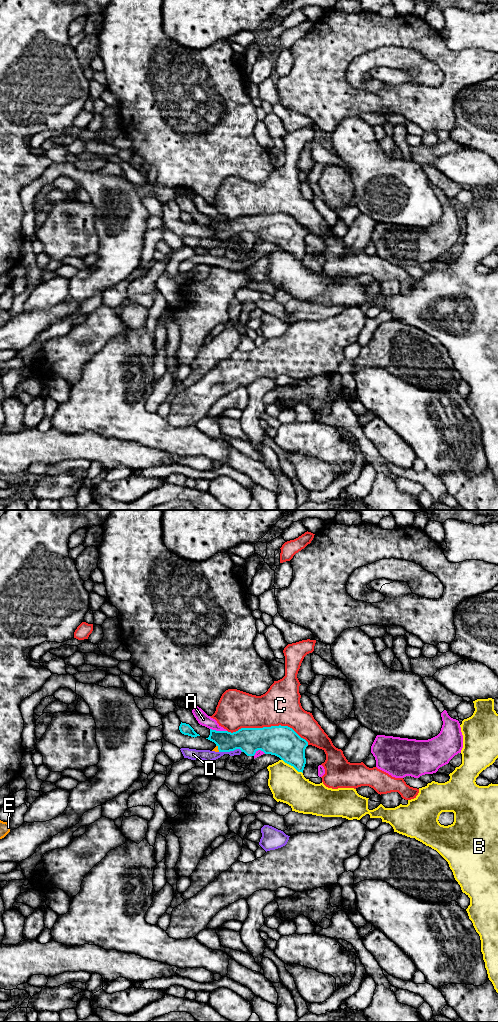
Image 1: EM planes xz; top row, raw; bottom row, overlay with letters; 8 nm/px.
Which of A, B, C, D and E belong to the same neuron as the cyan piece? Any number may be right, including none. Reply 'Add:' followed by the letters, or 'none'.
Add: E

